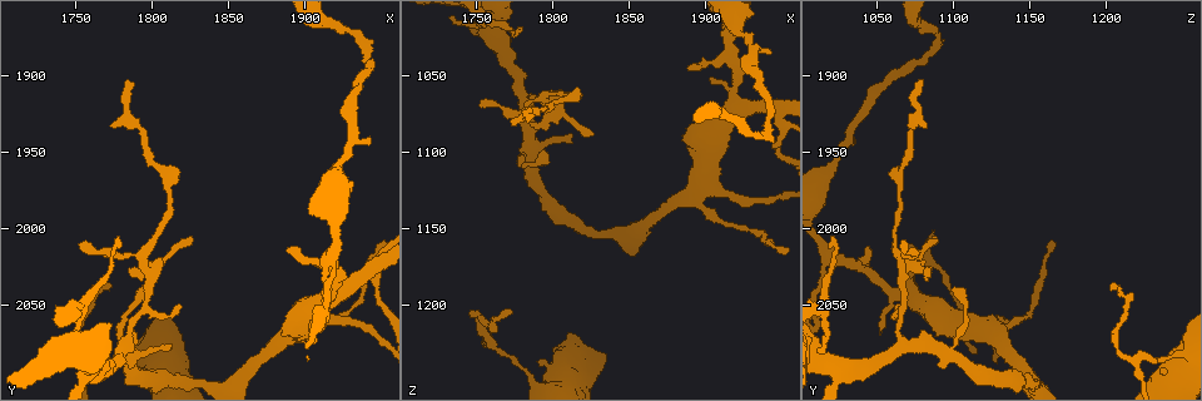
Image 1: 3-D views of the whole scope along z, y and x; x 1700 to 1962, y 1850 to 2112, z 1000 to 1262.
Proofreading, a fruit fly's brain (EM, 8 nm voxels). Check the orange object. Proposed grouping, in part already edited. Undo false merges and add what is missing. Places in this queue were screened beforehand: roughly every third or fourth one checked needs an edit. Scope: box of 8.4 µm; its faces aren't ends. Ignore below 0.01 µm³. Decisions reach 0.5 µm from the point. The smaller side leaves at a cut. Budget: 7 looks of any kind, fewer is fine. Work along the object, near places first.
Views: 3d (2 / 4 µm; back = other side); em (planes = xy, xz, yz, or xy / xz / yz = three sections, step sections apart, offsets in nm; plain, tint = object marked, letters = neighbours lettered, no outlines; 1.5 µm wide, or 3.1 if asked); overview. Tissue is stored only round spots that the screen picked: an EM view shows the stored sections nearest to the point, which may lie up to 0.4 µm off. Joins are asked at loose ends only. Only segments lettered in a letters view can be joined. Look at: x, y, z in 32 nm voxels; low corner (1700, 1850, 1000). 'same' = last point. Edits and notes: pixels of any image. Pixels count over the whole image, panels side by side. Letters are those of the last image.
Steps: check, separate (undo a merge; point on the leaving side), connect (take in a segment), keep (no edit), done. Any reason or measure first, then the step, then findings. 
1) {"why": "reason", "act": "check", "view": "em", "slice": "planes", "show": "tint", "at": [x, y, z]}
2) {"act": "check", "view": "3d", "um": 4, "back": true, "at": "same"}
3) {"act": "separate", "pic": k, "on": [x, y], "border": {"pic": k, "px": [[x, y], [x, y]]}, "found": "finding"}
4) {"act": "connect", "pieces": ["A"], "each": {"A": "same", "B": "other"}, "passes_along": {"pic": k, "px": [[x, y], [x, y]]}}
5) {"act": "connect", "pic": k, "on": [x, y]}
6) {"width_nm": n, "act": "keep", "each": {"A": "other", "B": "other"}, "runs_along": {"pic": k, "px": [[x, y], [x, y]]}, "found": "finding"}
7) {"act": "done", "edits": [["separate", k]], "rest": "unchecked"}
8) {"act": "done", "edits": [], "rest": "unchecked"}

{"act": "check", "view": "3d", "um": 2, "at": [1886, 2068, 1088]}

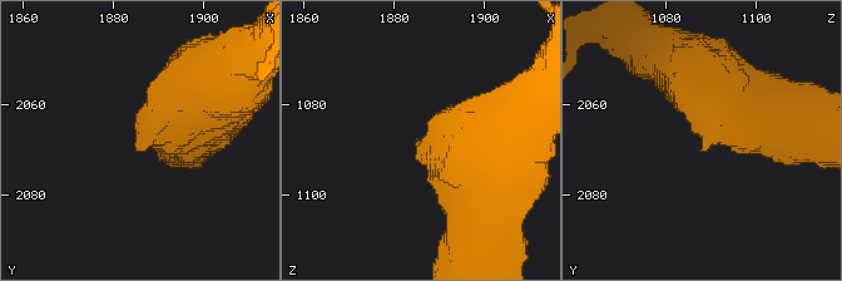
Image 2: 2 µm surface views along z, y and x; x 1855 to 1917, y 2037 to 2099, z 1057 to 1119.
{"act": "check", "view": "em", "slice": "planes", "show": "letters", "at": [1885, 2069, 1088]}

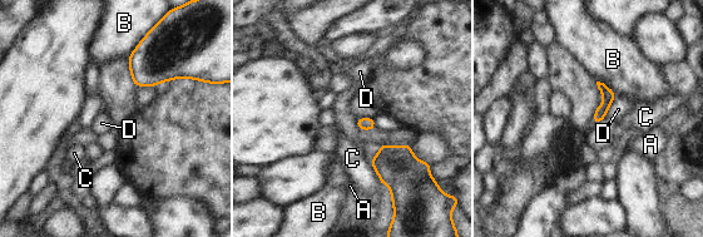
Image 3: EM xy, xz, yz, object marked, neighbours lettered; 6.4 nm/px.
{"act": "keep", "each": {"A": "other", "B": "other", "C": "other", "D": "other"}, "found": "no lettered segment goes on from it"}

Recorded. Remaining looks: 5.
{"why": "narrows sharply", "act": "check", "view": "3d", "um": 2, "at": [1946, 2044, 1100]}

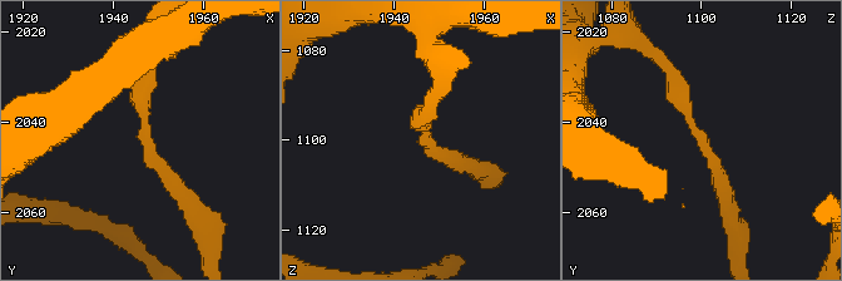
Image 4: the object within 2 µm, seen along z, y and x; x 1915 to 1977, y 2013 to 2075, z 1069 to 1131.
{"why": "need the tissue", "act": "check", "view": "em", "slice": "planes", "show": "letters", "at": [1947, 2042, 1100]}

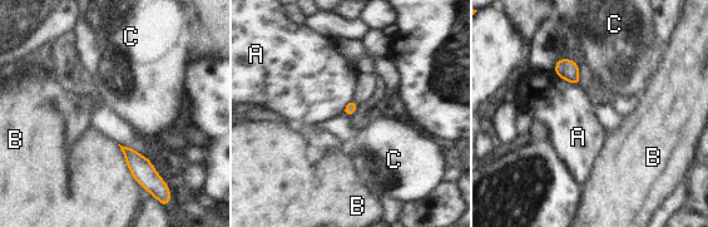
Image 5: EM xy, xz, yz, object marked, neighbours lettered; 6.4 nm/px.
{"act": "keep", "each": {"A": "other", "B": "other", "C": "other"}, "found": "all the same neuron"}

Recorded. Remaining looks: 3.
{"why": "a fork", "act": "check", "view": "3d", "um": 2, "at": [1784, 2084, 1096]}

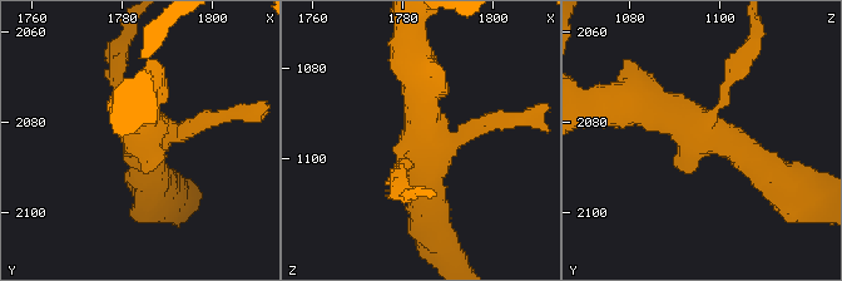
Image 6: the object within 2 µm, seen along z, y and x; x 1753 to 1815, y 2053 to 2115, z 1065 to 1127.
{"act": "check", "view": "em", "slice": "xz", "step": 4, "show": "tint", "at": [1785, 2084, 1098]}

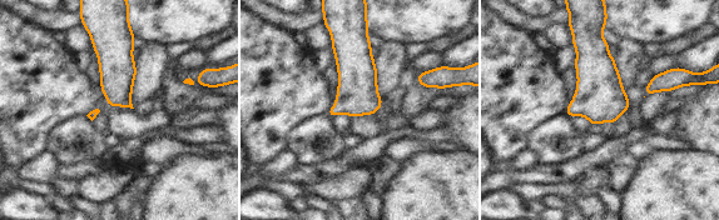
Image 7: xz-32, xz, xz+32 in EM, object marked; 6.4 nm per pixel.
{"why": "cut it another way", "act": "check", "view": "em", "slice": "planes", "show": "letters", "at": "same"}

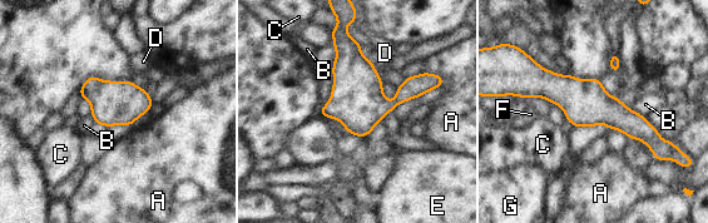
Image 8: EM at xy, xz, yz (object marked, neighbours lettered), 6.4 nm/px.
{"act": "keep", "each": {"A": "other", "B": "other", "C": "other", "D": "other", "E": "other", "F": "other", "G": "other"}, "border": {"pic": 8, "px": [[630, 109], [644, 117]]}, "found": "all the same neuron"}

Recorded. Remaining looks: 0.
{"act": "done", "edits": [], "rest": "unchecked"}

